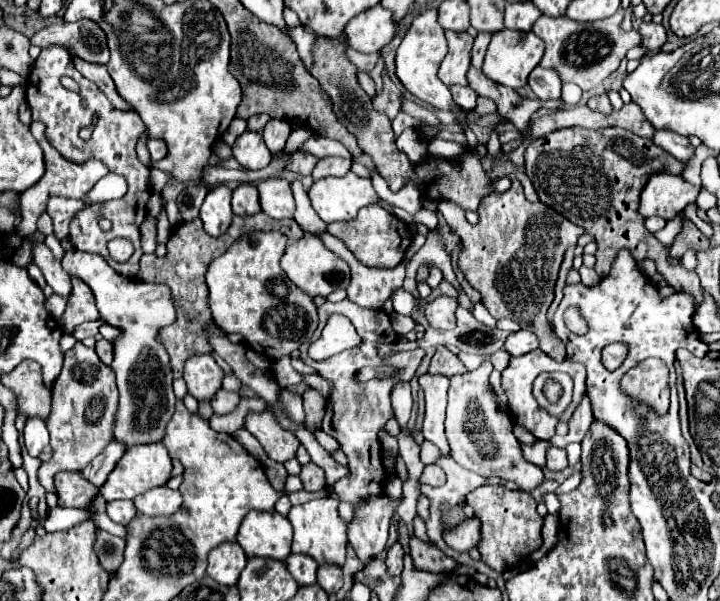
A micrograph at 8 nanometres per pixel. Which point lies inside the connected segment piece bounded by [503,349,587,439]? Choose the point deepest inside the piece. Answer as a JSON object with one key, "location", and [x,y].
{"location":[518,378]}

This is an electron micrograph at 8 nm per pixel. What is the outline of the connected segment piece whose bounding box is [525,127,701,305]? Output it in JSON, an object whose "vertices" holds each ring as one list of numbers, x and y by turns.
{"vertices":[[581,127,557,129,541,139,531,141,525,151,525,173,533,181,539,199,561,213,565,219,581,225,595,238,595,271,599,277,609,275,613,257,617,257,621,249,629,249,637,263,645,259,655,261,657,271,675,291,693,293,693,301,701,305,699,277,681,265,669,263,669,249,645,229,645,219,637,213,637,201,645,181,649,181,649,177,659,171,681,175,683,167,685,165,681,161,653,145,653,141,641,139,639,135,621,127,597,131]]}

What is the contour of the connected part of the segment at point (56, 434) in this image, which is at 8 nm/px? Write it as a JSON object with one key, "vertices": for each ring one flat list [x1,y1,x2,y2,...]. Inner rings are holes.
{"vertices":[[77,343,71,351,65,353,63,371,57,377,57,383,53,383,51,395,51,413,45,423,51,433,53,457,41,465,39,481,49,493,55,493,53,479,59,471,81,471,113,439,119,391,115,385,113,369,99,361,93,347]]}

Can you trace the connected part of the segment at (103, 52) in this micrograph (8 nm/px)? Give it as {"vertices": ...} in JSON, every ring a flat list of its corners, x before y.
{"vertices":[[81,19,77,23,57,23,49,25,41,31,37,31,31,39,31,45,37,45,45,49,51,43,59,43,67,49,71,49,73,55,85,59,87,63,99,63,105,65,109,61,109,47,107,37,101,33,101,27,97,27,89,19]]}

